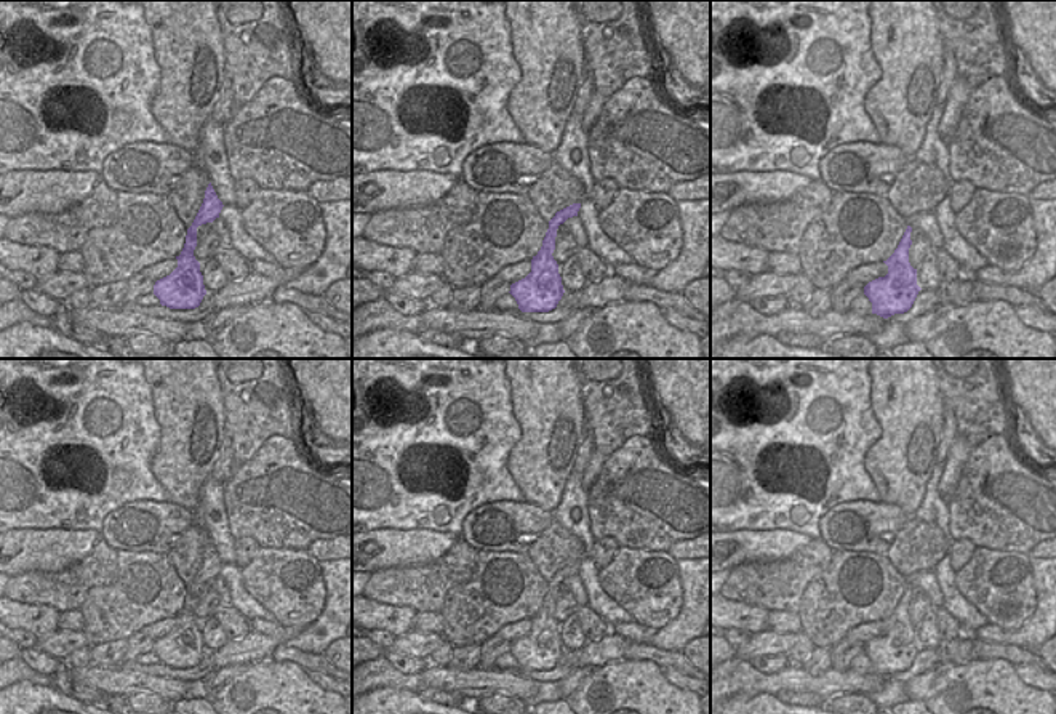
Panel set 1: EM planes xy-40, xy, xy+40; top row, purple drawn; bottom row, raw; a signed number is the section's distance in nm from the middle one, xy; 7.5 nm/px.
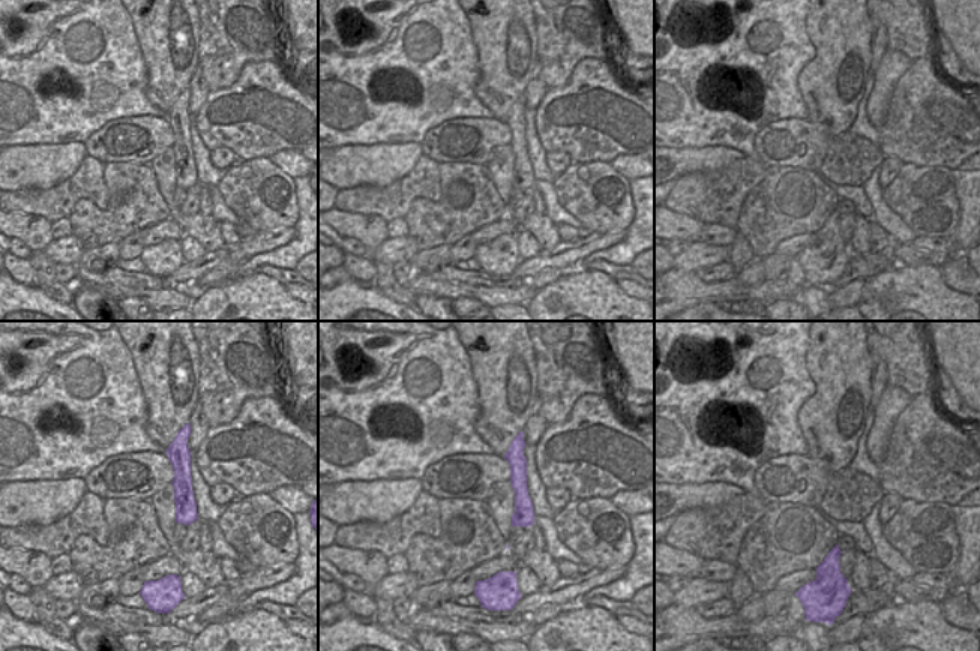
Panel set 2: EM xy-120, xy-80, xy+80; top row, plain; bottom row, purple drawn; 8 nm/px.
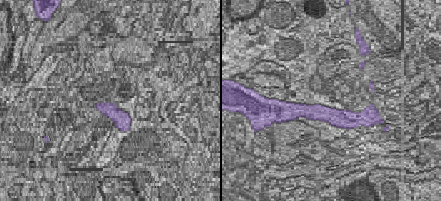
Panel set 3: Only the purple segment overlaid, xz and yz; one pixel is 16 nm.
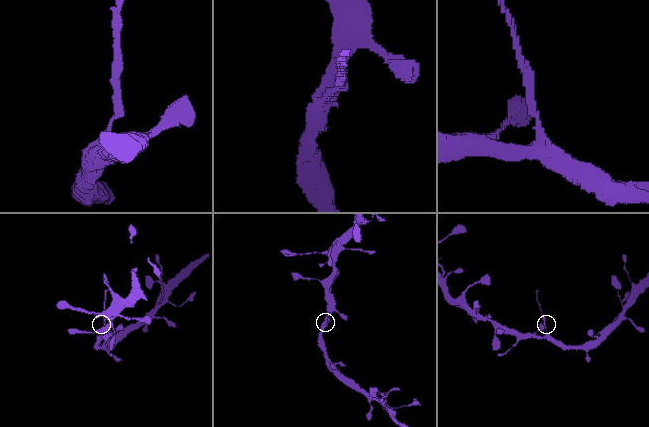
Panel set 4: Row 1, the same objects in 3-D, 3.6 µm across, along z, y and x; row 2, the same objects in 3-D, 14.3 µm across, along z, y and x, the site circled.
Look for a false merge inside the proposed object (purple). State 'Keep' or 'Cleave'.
Cleave.

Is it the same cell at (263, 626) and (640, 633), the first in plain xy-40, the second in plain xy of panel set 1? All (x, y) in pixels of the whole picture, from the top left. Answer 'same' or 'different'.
same

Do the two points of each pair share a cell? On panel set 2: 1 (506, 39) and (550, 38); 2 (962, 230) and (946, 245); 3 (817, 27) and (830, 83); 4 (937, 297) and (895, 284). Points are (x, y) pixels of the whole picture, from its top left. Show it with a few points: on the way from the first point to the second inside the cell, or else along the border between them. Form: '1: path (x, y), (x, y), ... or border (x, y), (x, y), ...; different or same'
1: border (533, 15), (535, 56), (539, 63); different
2: border (947, 237), (953, 243), (956, 254); different
3: path (830, 41), (830, 69); same
4: path (926, 297), (908, 297), (905, 294); same

